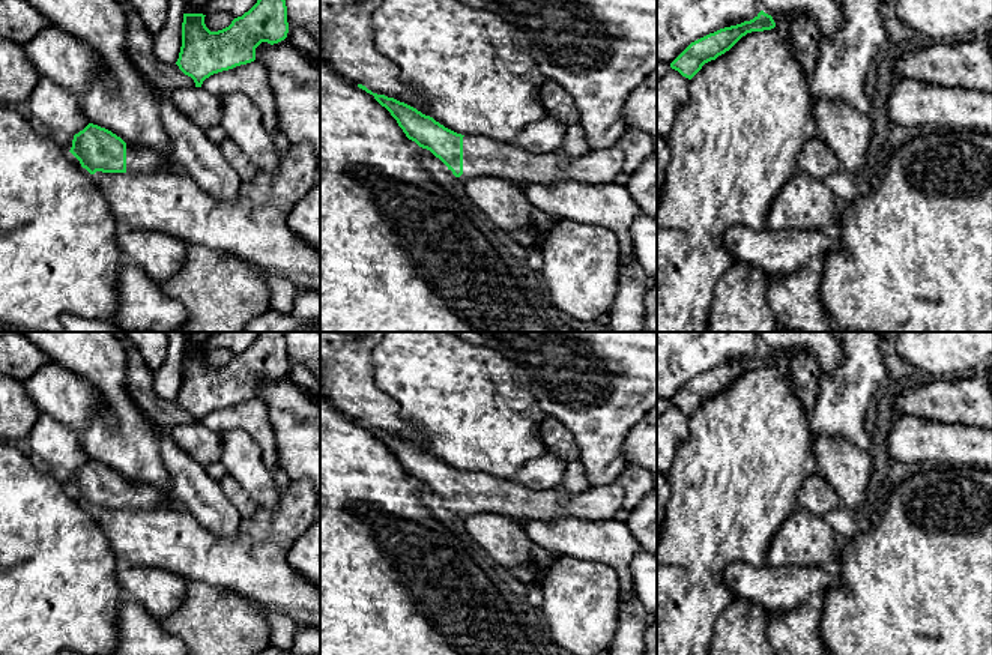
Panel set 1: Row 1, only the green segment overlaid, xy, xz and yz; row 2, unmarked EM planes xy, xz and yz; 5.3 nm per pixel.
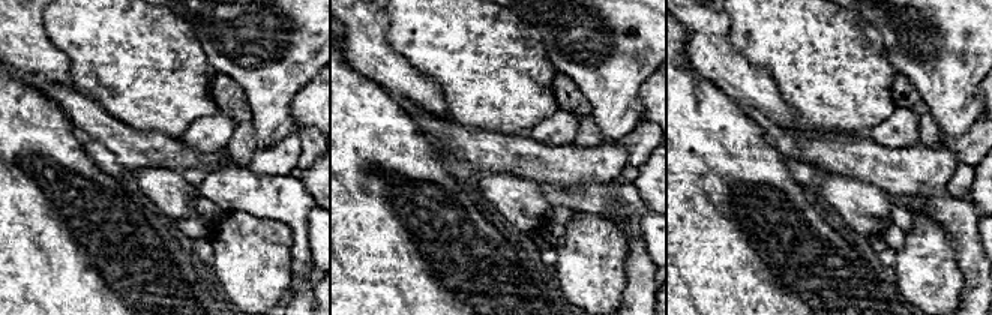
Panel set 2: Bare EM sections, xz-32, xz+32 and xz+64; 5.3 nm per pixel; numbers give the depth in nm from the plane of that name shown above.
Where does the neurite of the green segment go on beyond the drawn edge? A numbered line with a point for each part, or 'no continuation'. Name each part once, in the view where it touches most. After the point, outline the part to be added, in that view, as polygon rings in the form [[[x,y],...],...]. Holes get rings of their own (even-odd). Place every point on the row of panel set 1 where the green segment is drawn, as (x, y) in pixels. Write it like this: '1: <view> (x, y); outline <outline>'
1: xz (481, 156); outline [[[463,137],[463,174],[460,180],[476,176],[494,176],[511,183],[525,182],[552,185],[574,180],[585,185],[613,183],[624,168],[624,150],[615,144],[606,150],[568,159],[558,152],[537,155],[513,143],[499,143],[487,137]]]

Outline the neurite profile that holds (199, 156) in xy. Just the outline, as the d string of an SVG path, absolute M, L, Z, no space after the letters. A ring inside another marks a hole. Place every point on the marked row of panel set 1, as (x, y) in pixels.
M159 92L161 120L168 135L170 149L183 173L218 201L233 201L240 191L242 179L225 161L219 144L204 129L185 116Z

